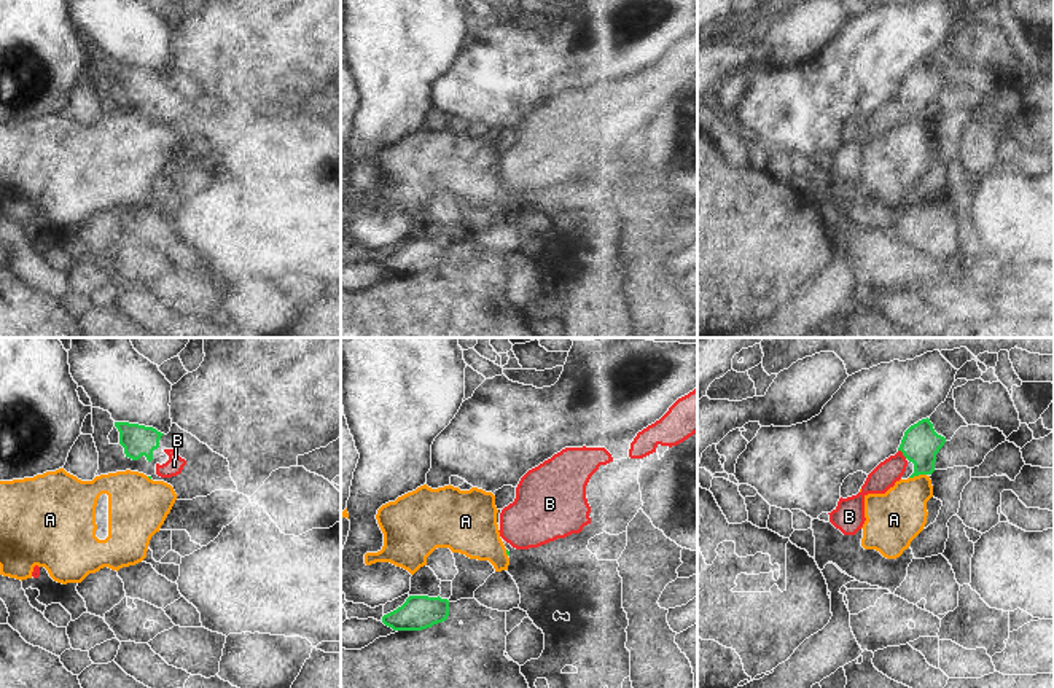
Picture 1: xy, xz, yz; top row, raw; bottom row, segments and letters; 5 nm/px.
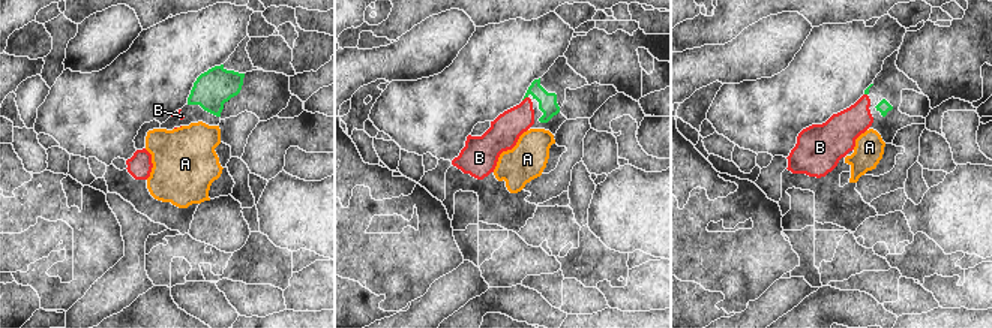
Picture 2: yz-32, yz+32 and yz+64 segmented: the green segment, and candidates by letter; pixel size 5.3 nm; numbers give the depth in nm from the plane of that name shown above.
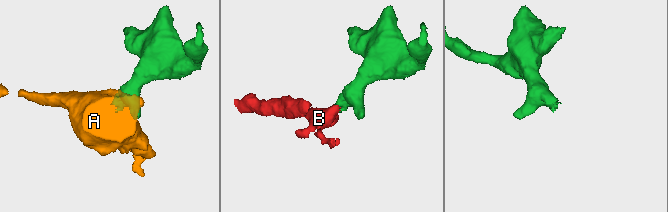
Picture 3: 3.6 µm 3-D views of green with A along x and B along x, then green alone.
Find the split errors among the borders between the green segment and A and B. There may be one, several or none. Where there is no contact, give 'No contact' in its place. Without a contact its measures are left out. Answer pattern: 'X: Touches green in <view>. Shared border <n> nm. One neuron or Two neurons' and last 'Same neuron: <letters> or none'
A: Touches green in yz. Shared border 90 nm. Two neurons
B: Touches green in yz. Shared border 60 nm. One neuron
Same neuron: B.

